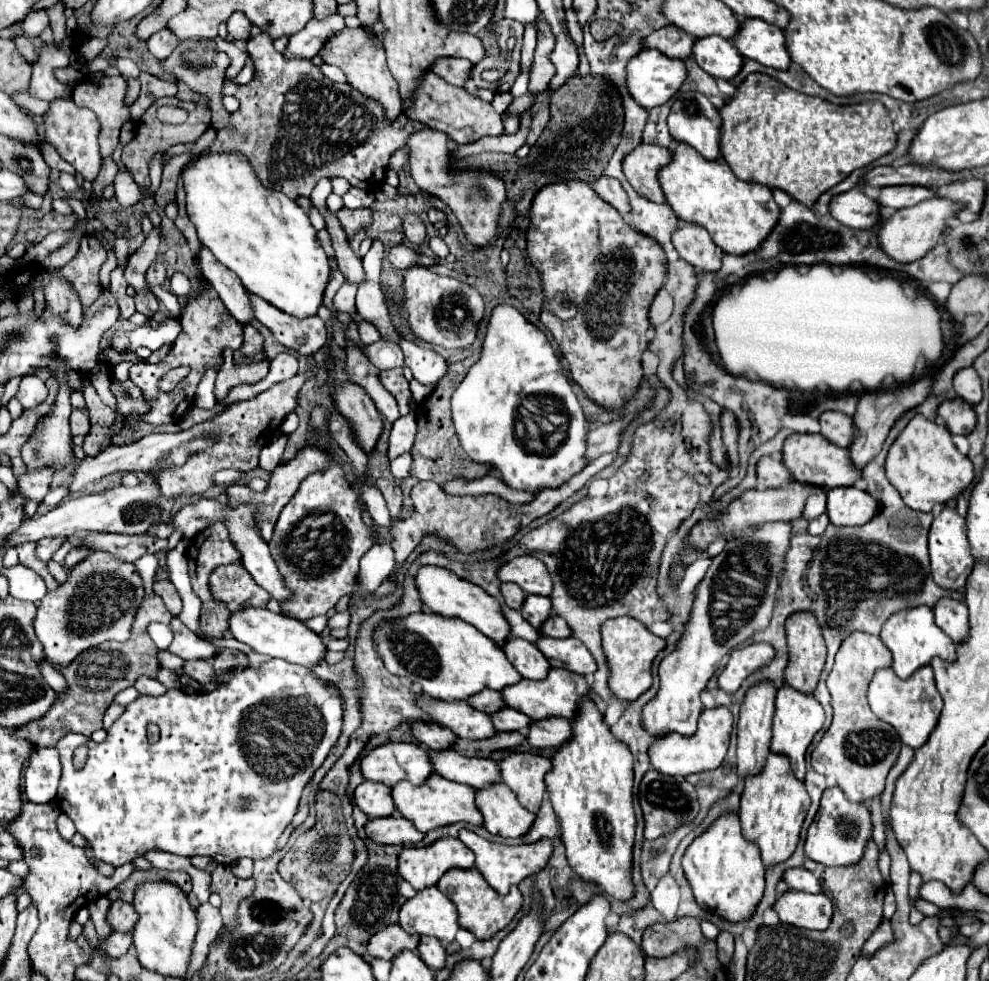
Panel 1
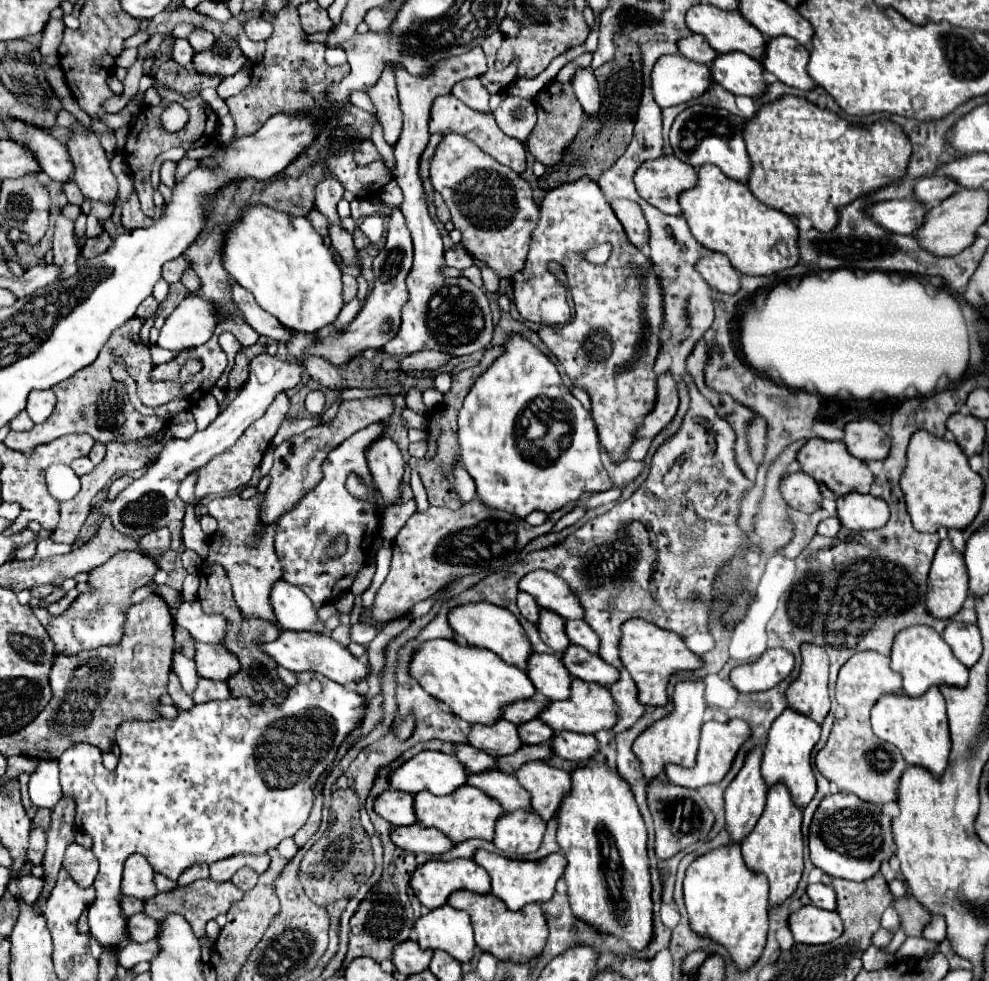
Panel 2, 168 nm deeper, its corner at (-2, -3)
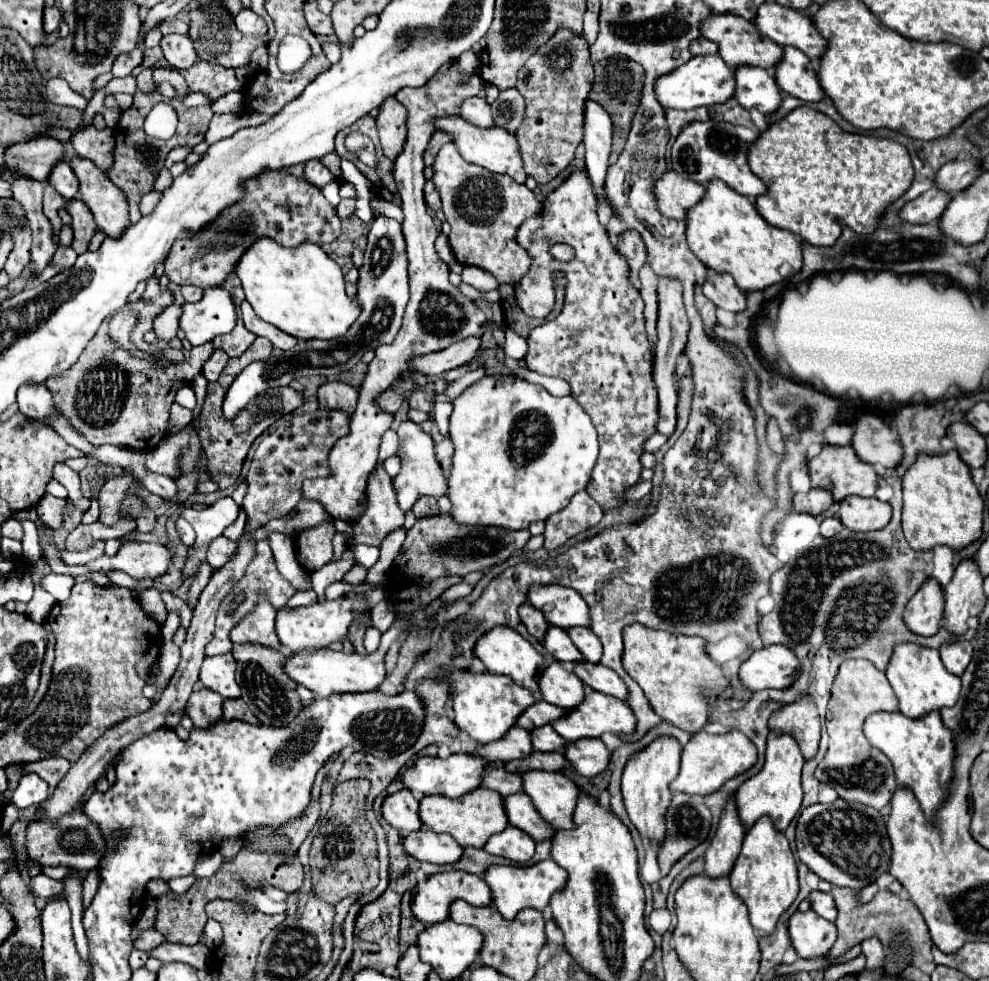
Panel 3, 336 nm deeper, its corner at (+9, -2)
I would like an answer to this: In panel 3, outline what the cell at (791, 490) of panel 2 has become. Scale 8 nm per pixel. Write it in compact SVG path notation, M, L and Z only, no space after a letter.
M809 489L807 493L795 493L793 511L819 515L831 503L833 503L833 499L831 499L829 491L825 491L825 489Z

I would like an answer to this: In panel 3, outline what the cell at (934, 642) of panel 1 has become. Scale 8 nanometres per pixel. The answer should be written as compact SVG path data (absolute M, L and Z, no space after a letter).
M897 643L889 665L887 665L887 679L899 699L899 711L911 719L923 717L925 713L941 707L953 707L959 699L961 691L961 679L953 677L941 663L939 651L921 647L915 643Z

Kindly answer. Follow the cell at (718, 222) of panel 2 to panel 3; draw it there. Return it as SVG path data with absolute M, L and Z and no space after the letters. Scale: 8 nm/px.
M711 179L705 187L705 195L703 199L687 209L687 243L691 247L691 251L699 257L699 261L705 267L711 267L715 271L725 271L731 273L731 277L735 279L735 283L741 287L741 291L753 291L753 289L765 289L777 281L781 281L781 265L789 265L793 271L801 269L801 243L799 237L769 225L755 209L753 201L745 195L739 195L737 191L729 189L725 183L721 183L719 179Z

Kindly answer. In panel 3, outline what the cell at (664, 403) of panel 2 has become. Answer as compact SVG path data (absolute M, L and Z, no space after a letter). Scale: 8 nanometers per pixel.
M659 279L659 321L657 321L657 347L655 347L655 361L653 361L653 381L659 391L659 421L657 433L671 435L675 429L675 405L677 405L677 389L675 389L675 359L681 355L685 341L687 341L689 321L683 307L681 297L681 283L677 279Z

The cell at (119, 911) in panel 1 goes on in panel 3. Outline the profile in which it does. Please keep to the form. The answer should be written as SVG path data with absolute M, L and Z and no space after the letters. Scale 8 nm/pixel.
M147 929L147 931L139 931L139 937L133 941L133 945L141 951L149 951L149 949L153 949L153 945L159 945L161 941L165 941L165 937L161 937L161 933L157 933L155 929Z

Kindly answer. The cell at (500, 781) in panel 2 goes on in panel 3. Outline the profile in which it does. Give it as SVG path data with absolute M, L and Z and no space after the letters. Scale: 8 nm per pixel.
M523 791L513 793L509 797L503 797L503 805L505 805L505 813L509 817L509 823L523 829L525 833L529 833L535 841L553 837L555 831L549 829L545 825L545 821L541 821L541 817L537 817L533 803L529 801L529 797L525 797Z

